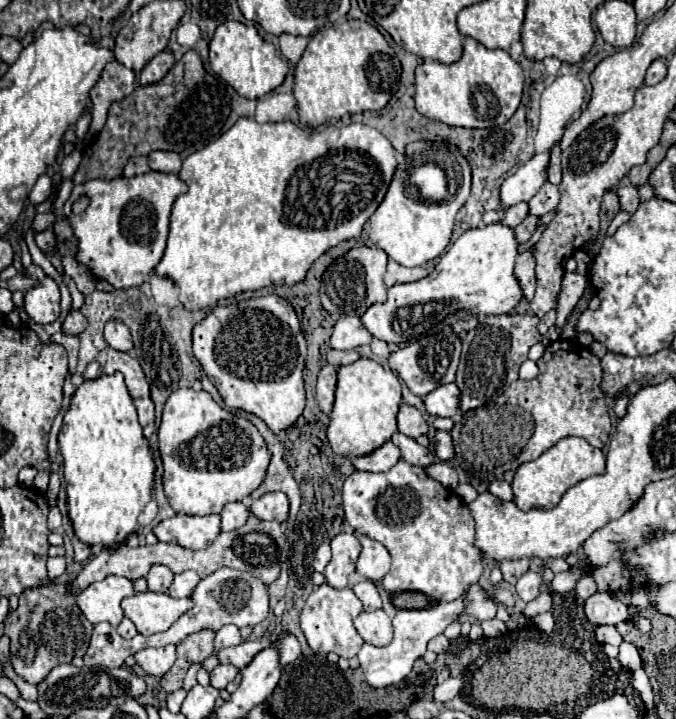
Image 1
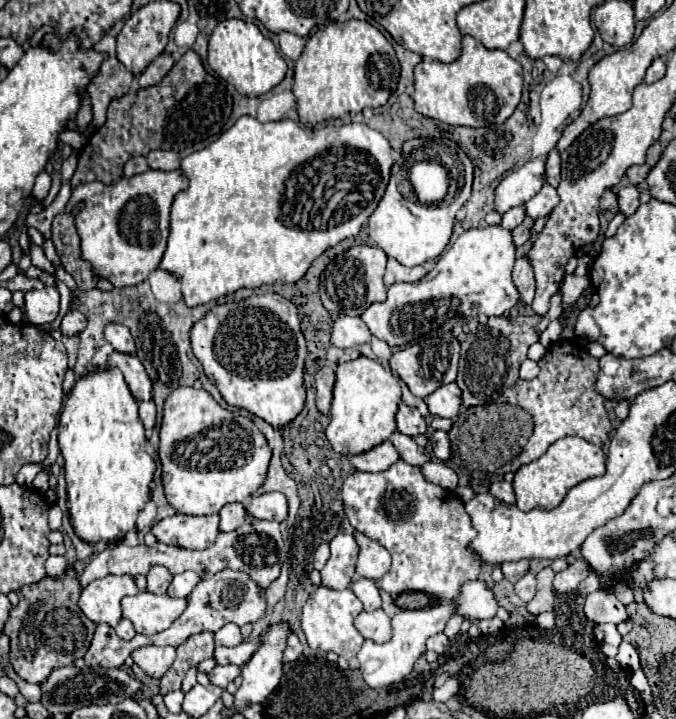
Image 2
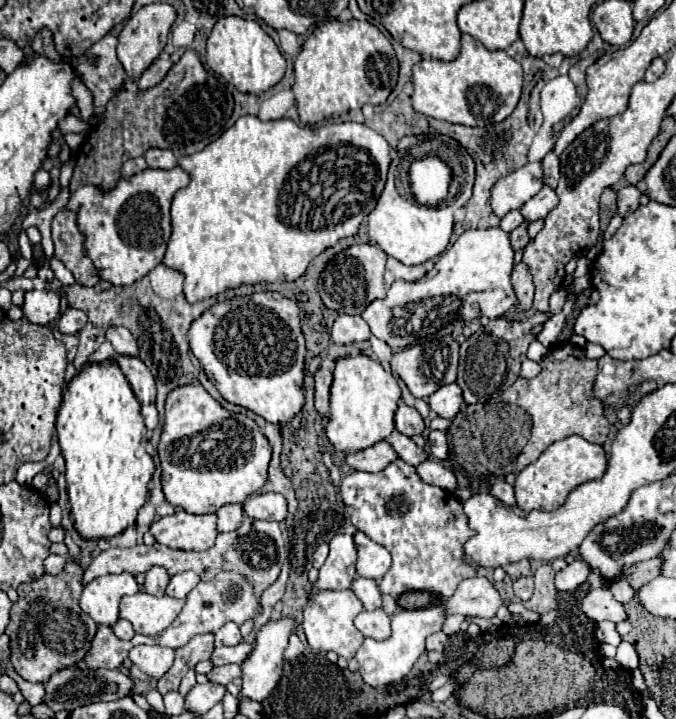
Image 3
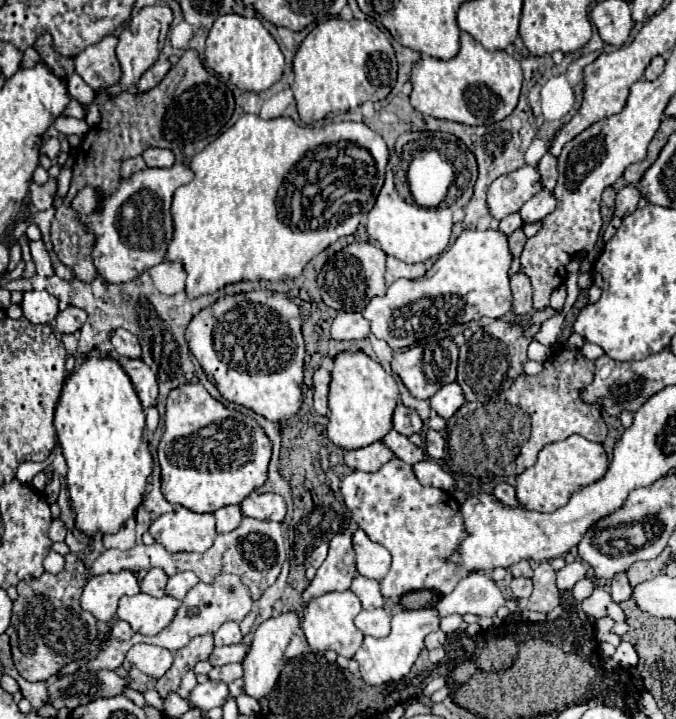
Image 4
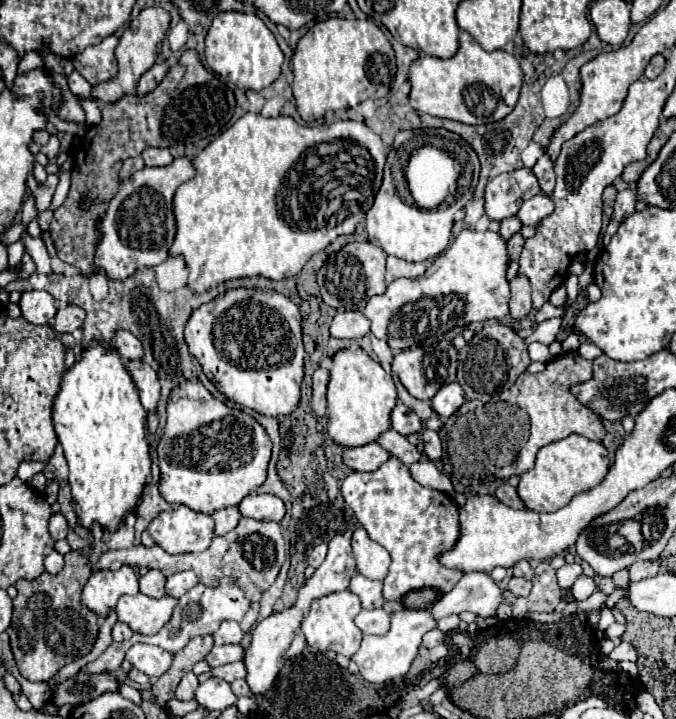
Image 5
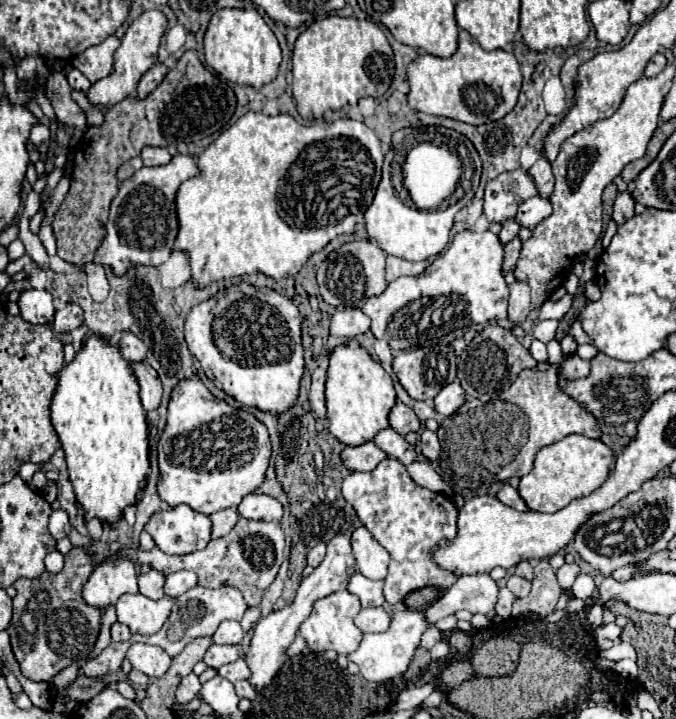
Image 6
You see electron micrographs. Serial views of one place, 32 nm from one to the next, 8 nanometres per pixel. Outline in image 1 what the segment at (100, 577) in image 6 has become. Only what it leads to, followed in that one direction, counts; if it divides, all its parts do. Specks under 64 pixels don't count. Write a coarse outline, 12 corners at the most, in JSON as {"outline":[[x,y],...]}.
{"outline":[[106,576],[78,596],[92,624],[118,626],[120,602],[134,594],[128,578]]}

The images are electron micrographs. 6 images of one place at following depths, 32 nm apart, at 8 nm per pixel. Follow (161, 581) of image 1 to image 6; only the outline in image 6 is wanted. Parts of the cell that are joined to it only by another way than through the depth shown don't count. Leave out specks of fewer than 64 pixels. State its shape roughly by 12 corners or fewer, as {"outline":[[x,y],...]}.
{"outline":[[156,570],[138,578],[140,594],[164,596],[164,576]]}

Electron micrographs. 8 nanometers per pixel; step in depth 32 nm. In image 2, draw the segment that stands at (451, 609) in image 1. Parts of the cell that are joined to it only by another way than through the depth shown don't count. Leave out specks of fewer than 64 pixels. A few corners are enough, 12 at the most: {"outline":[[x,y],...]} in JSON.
{"outline":[[456,602],[398,610],[388,644],[356,656],[370,688],[404,680]]}

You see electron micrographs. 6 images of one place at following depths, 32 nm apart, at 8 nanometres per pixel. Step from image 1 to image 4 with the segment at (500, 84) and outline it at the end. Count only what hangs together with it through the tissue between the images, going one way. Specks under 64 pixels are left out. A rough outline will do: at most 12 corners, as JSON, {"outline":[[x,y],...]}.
{"outline":[[460,36],[412,66],[412,108],[468,126],[518,104],[520,62]]}

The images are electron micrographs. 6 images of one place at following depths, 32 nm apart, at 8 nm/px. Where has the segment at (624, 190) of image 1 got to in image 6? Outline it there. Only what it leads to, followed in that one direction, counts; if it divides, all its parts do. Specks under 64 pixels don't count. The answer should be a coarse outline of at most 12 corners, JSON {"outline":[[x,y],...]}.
{"outline":[[620,192],[612,220],[620,226],[634,216],[634,196]]}

